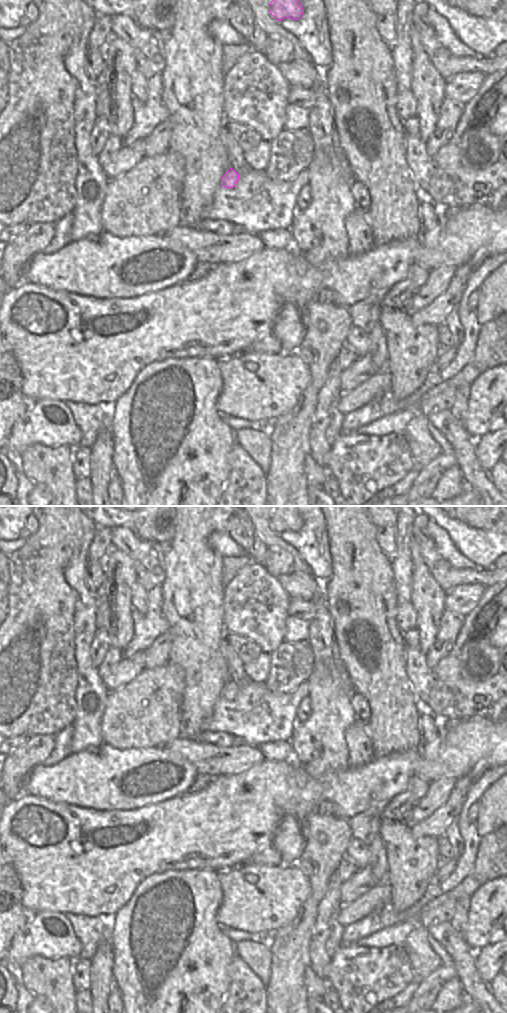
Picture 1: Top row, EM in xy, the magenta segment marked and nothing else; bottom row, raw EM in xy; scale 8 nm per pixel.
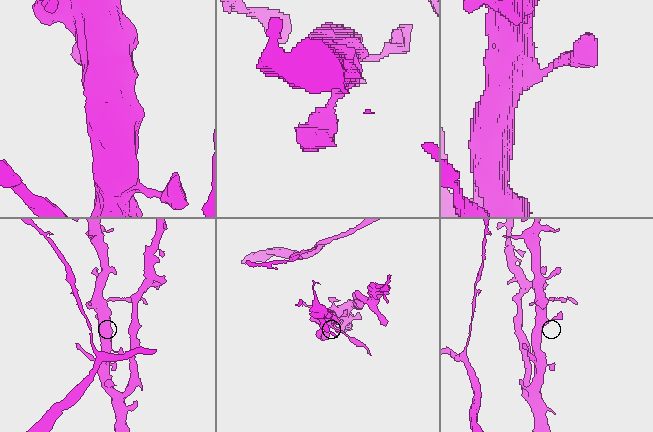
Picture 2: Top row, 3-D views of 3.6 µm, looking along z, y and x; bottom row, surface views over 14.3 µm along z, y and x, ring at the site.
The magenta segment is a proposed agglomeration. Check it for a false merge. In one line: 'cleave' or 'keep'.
keep

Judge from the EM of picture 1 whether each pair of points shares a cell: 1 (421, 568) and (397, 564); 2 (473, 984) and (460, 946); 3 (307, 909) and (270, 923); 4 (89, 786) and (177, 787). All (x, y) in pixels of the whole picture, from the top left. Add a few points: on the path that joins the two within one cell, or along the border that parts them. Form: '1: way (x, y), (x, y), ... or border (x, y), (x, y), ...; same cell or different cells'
1: border (410, 544), (410, 558), (412, 561), (411, 590); different cells
2: way (468, 975), (462, 955); same cell
3: border (310, 893), (298, 912), (280, 929); different cells
4: way (111, 786), (133, 798), (155, 794); same cell

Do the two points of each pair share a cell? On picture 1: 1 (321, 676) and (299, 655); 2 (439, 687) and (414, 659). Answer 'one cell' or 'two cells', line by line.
1: two cells
2: two cells

